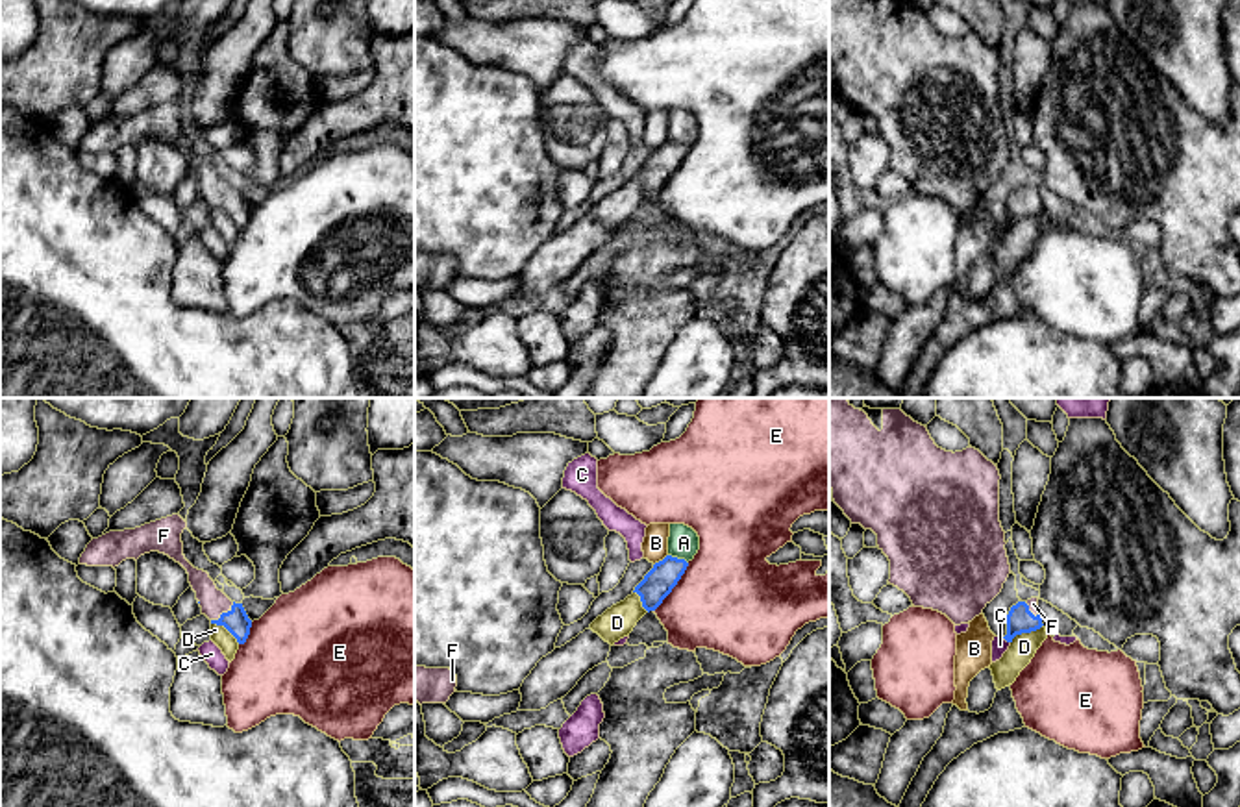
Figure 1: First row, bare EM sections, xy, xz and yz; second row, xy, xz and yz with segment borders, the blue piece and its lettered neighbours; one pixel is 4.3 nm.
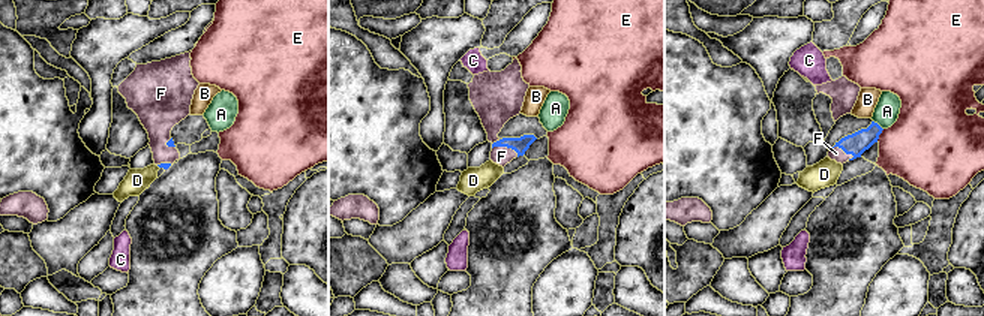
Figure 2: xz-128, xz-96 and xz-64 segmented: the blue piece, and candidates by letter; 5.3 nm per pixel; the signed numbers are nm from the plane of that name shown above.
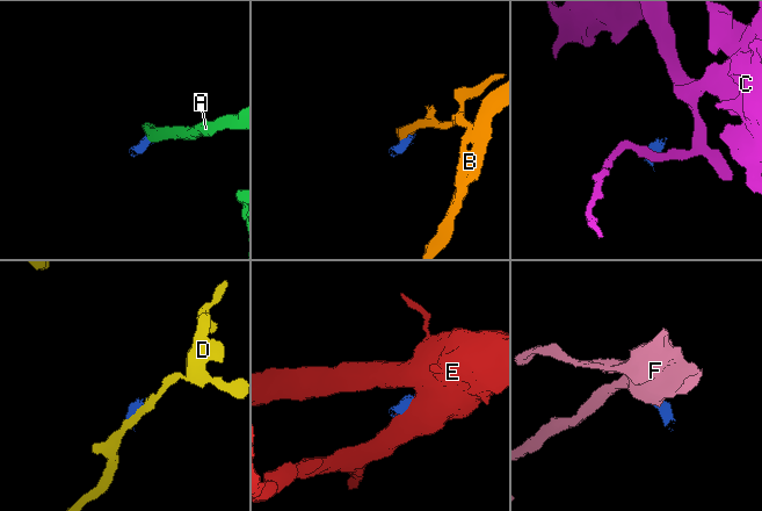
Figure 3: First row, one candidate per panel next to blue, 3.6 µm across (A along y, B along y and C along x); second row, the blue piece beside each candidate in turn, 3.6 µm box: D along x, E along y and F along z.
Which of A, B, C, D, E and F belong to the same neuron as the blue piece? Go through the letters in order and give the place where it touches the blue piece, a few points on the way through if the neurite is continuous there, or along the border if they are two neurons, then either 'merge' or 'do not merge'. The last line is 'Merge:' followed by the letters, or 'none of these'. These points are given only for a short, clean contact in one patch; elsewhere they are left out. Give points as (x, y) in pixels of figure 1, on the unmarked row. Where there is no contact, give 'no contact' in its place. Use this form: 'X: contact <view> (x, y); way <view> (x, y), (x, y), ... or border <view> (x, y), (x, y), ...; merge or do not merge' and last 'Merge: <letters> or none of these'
A: contact xz (676, 143); border xz (669, 139), (687, 148); do not merge
B: contact xz (659, 147); border xz (667, 139), (654, 150); do not merge
C: contact yz (1005, 224); border yz (1002, 223), (1009, 228); do not merge
D: contact yz (1026, 217); do not merge
E: contact xz (674, 171); border xz (689, 148), (678, 169), (654, 197); do not merge
F: contact xy (223, 198); way xy (235, 206), (223, 198), (213, 187); merge
Merge: F

